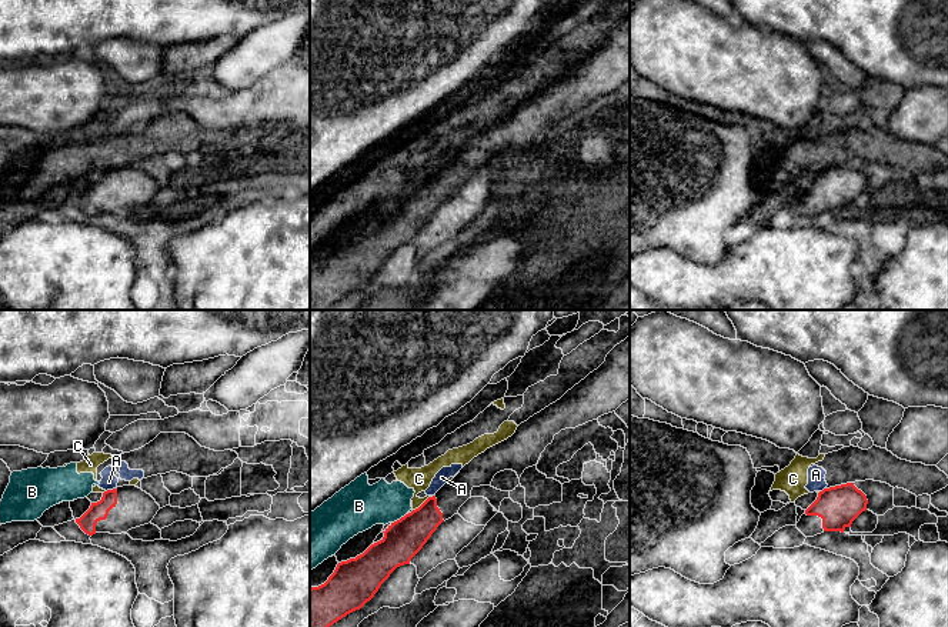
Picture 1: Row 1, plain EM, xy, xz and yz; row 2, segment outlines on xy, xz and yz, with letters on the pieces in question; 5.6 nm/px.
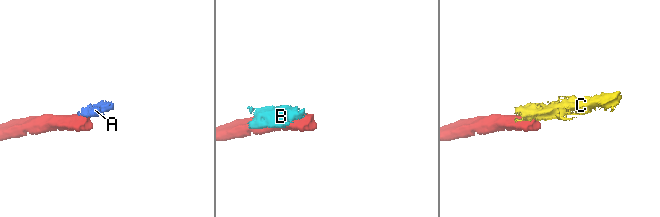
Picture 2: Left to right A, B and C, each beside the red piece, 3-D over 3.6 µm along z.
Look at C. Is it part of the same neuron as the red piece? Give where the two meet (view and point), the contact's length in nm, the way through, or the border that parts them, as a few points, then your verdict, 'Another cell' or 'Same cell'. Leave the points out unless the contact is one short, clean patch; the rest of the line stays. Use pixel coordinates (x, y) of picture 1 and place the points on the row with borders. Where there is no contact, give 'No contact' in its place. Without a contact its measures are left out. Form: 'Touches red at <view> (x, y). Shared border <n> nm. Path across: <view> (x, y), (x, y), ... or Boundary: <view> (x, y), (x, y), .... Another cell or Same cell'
Touches red at xz (424, 502). Shared border 150 nm. Boundary: xz (433, 496), (429, 496), (413, 510). Another cell

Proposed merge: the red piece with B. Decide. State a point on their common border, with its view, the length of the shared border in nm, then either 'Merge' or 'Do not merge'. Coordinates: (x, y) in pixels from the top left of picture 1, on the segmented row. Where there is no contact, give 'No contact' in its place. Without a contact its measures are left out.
Touches red at xz (400, 519). Shared border 110 nm. Do not merge

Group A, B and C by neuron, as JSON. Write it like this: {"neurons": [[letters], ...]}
{"neurons": [["A", "B", "C"]]}

